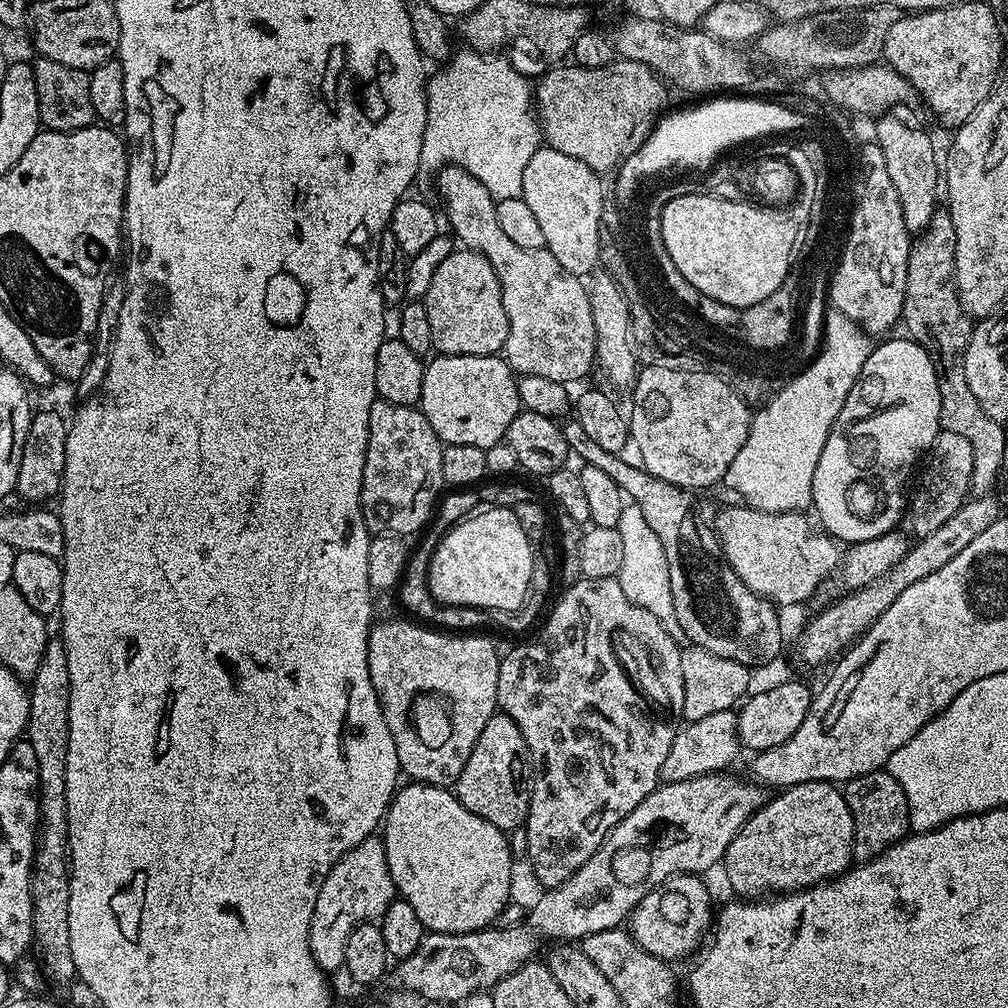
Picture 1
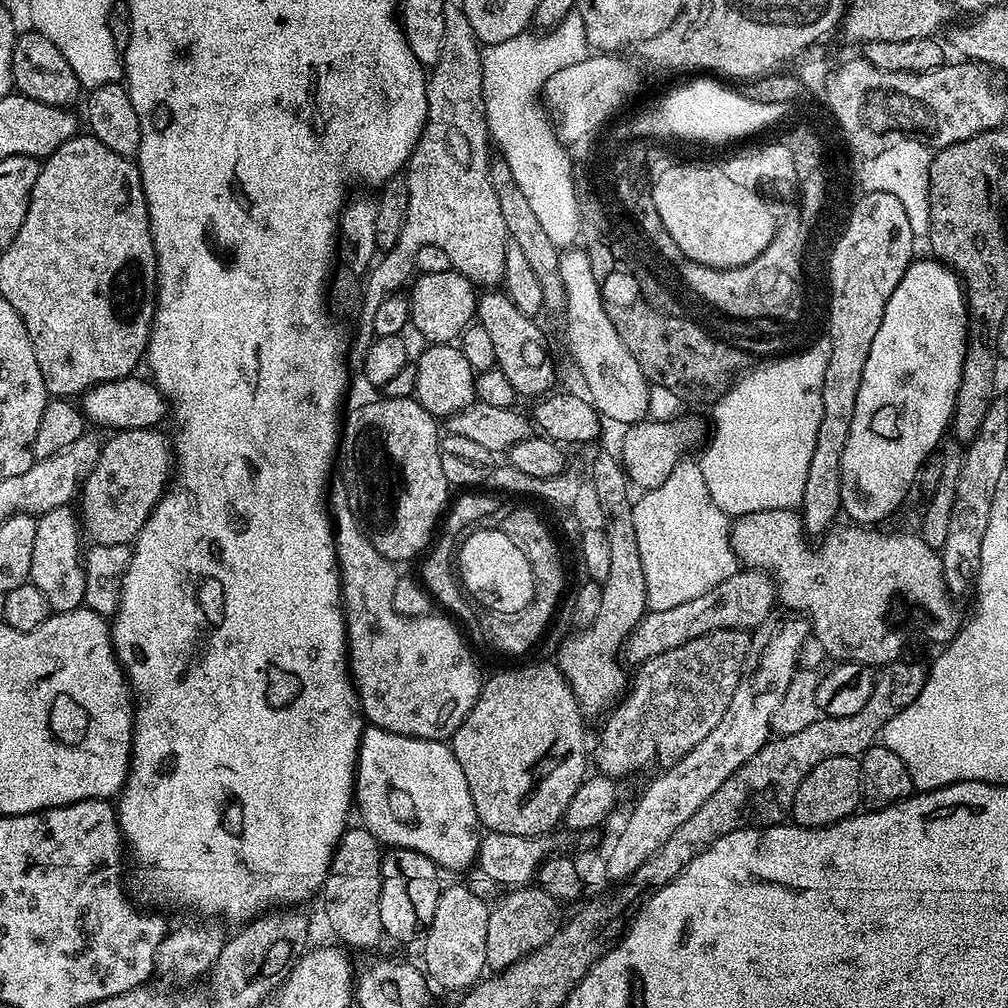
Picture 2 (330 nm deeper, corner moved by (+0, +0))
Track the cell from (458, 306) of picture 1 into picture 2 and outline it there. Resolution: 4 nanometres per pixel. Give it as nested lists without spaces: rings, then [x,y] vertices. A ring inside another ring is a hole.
[[[453,270],[442,274],[417,275],[411,288],[411,327],[416,327],[425,336],[428,344],[450,344],[459,341],[464,335],[464,329],[473,323],[476,315],[477,285],[461,272]]]

